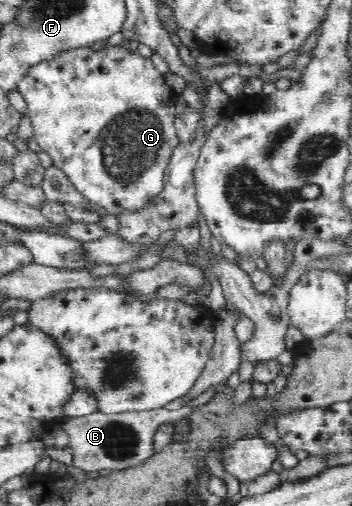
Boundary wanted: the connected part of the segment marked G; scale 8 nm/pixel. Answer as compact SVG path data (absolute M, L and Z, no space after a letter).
M108 46L104 51L94 51L90 48L76 47L74 49L62 49L56 55L38 61L25 72L17 85L17 90L23 95L27 102L27 115L33 125L35 140L41 149L52 158L53 166L63 170L70 182L94 204L102 205L110 214L122 213L122 211L134 211L147 205L158 193L162 192L162 181L168 161L172 156L172 149L178 145L179 137L174 123L174 109L177 94L168 86L164 74L160 73L153 64L151 58L145 58L140 54L130 52L122 46Z

